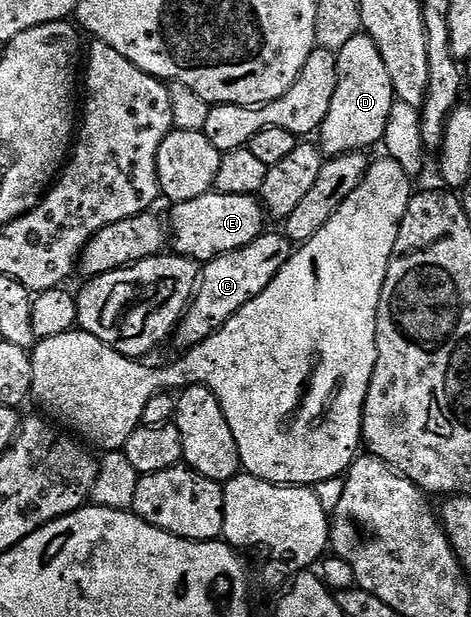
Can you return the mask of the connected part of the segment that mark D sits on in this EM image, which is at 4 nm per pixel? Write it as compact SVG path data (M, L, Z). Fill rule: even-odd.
M365 34L350 39L336 54L336 94L332 94L332 106L328 106L328 118L320 129L320 147L323 157L339 156L349 152L370 150L373 144L382 144L384 130L388 126L388 114L392 114L395 94L392 78L384 67L384 58L376 48L376 42Z

